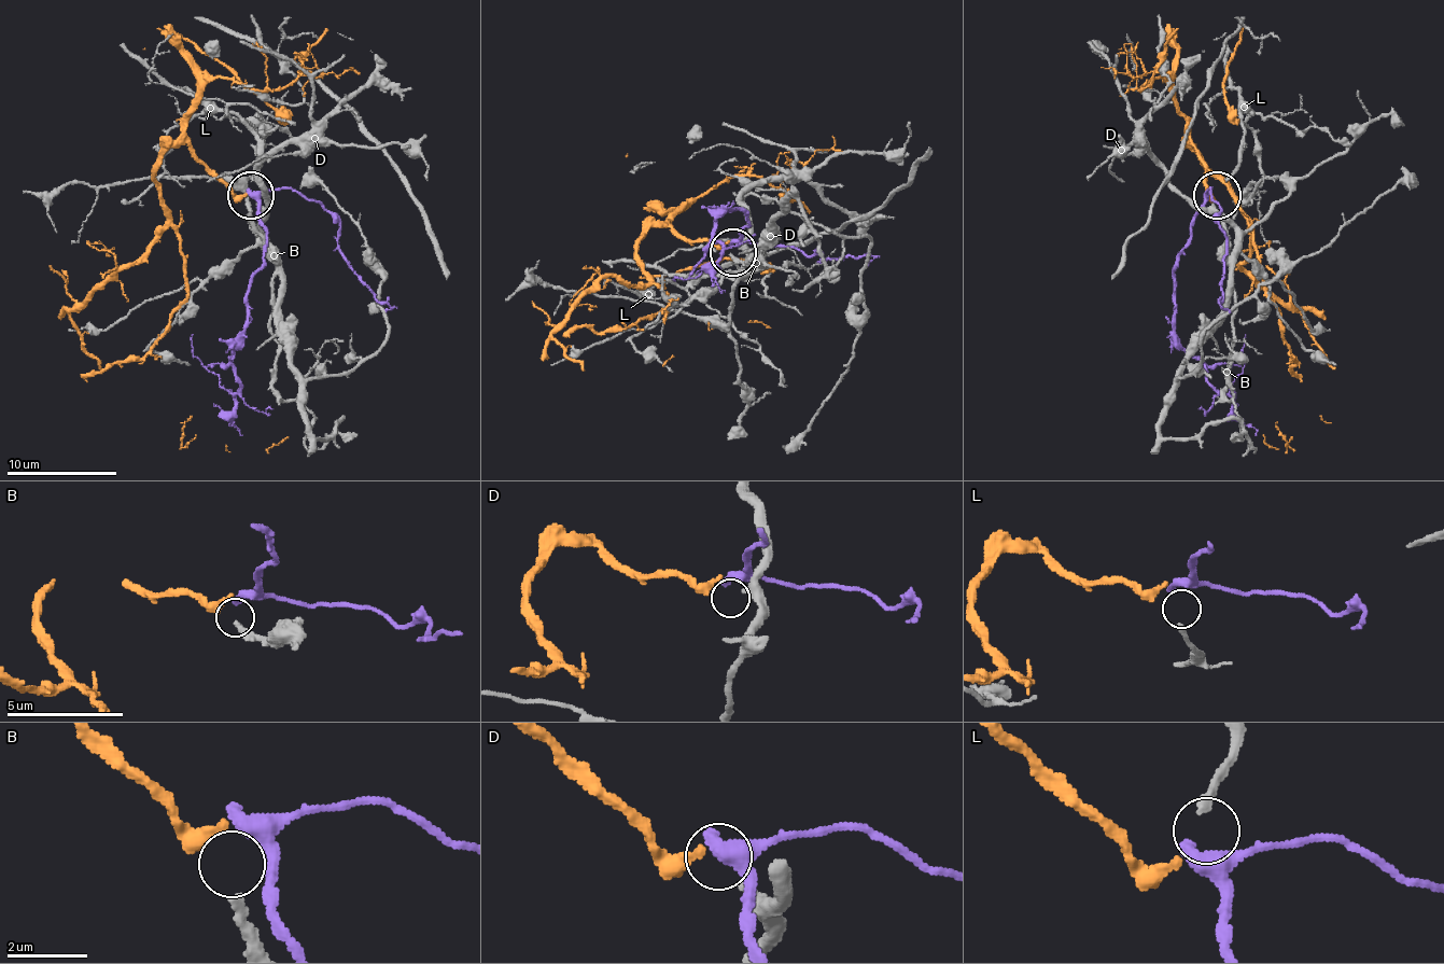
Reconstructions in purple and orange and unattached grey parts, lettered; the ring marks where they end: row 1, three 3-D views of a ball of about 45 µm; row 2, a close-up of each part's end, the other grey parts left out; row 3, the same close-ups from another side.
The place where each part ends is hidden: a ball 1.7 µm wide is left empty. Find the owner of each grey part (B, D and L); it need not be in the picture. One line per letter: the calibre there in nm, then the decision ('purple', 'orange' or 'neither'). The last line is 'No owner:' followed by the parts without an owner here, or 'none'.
B: 260 nm thick; orange
D: 280 nm thick; neither
L: 200 nm thick; purple
No owner: D

